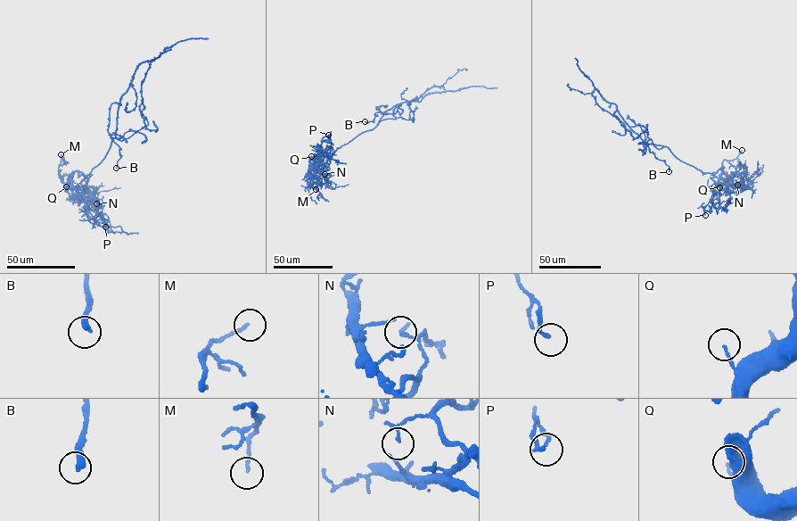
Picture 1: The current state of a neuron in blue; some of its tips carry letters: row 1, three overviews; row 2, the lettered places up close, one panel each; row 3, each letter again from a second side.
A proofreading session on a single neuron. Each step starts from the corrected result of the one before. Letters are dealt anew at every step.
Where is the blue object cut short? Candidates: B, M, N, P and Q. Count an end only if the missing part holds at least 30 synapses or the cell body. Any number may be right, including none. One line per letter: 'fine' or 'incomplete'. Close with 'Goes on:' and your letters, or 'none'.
B: fine
M: fine
N: fine
P: fine
Q: fine
Goes on: none

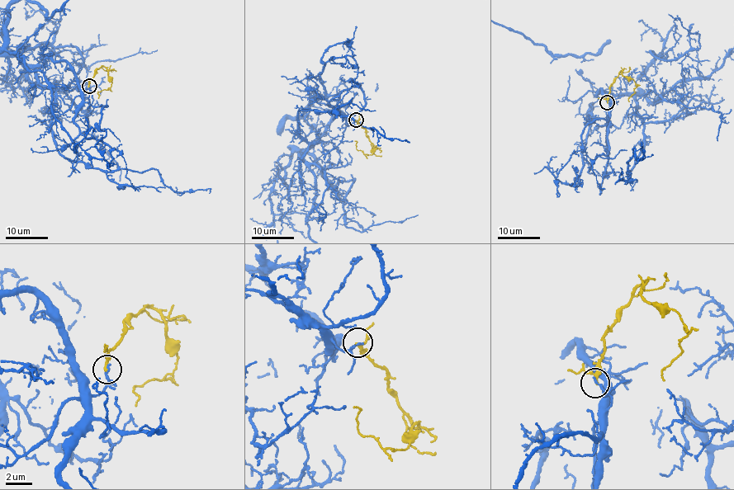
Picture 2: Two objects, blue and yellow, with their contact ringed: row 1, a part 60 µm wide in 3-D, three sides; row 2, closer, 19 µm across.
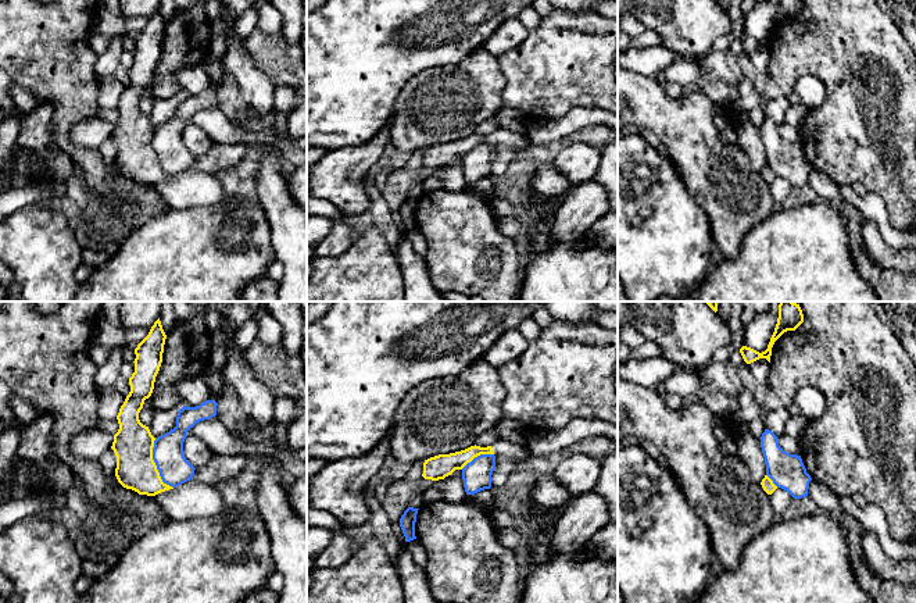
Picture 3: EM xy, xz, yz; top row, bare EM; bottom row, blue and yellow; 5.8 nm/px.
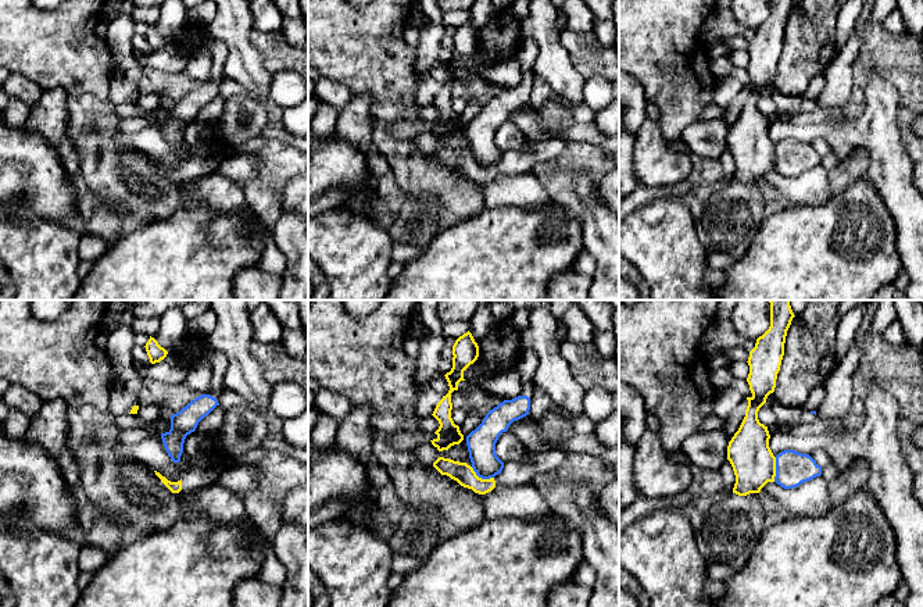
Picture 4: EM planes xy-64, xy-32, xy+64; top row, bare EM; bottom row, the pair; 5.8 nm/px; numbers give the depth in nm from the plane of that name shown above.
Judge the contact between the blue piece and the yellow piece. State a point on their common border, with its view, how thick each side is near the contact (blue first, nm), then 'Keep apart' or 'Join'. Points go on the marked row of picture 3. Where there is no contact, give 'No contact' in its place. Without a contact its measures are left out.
Touches blue at xy (156, 464). Thickness 180 nm (blue) against 220 nm. Keep apart

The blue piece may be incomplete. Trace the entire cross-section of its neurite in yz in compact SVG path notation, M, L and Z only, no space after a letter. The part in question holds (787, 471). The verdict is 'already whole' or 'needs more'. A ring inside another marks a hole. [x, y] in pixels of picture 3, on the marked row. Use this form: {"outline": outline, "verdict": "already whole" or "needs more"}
{"outline": "M765 429L761 447L766 464L766 475L777 488L787 490L794 499L808 496L811 475L802 463L801 456L790 454L779 446L777 436Z", "verdict": "already whole"}

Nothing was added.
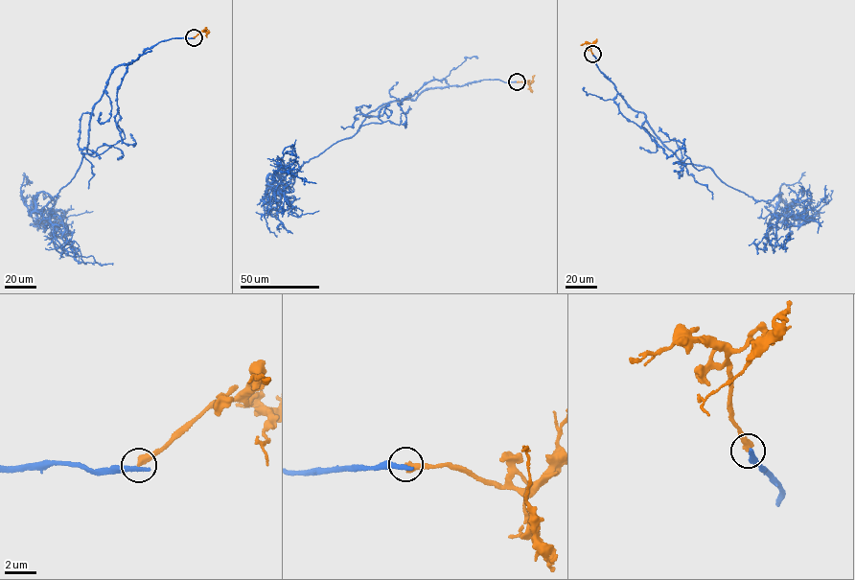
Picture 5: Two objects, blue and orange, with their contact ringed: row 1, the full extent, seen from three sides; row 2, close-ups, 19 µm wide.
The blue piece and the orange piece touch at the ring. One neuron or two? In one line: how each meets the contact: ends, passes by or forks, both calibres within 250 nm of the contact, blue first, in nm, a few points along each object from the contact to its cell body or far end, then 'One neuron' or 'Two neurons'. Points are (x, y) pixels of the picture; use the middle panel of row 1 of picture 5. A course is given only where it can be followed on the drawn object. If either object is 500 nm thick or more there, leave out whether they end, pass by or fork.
At the ring blue ends. At the ring orange ends. Thickness 380 nm (blue) against 440 nm. Course of blue: (517, 81), (385, 104), (304, 163), (289, 188), (267, 180), (281, 183), (280, 171), (314, 182). Course of orange: (517, 81), (530, 87), (529, 80). Two neurons

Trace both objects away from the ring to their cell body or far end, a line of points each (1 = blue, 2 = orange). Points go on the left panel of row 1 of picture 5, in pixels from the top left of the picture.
1: (193, 37), (115, 66), (79, 169), (54, 198), (37, 195), (30, 214), (54, 227), (57, 251), (112, 265)
2: (194, 37), (204, 31), (206, 37)

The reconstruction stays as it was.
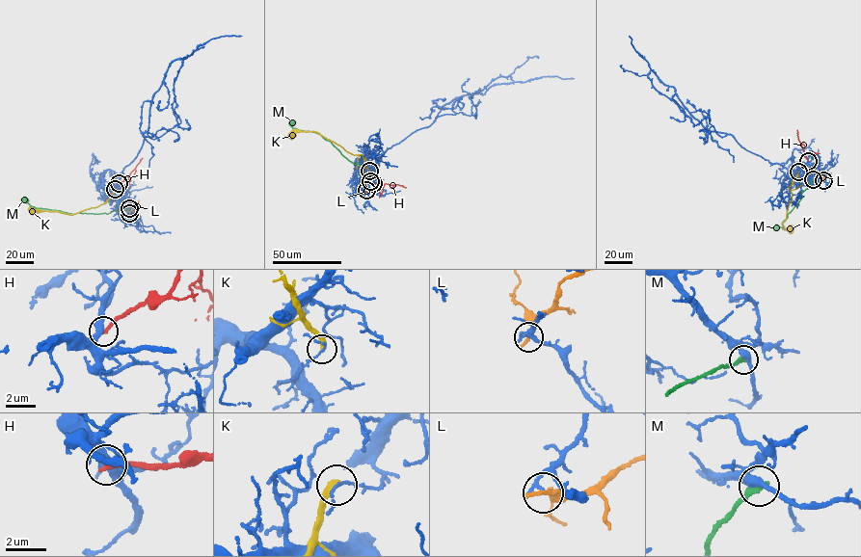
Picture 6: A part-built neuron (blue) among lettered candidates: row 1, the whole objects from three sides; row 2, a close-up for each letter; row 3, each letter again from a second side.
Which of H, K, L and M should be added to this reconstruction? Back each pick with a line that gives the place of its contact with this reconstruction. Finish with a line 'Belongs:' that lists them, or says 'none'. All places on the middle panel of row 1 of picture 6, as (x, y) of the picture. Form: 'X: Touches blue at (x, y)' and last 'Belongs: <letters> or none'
Belongs: none

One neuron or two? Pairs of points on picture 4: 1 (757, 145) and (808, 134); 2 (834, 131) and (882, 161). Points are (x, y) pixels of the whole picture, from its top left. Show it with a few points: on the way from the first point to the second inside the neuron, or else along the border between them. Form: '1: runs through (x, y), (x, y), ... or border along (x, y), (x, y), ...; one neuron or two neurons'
1: border along (769, 125), (769, 138), (775, 146); two neurons
2: runs through (847, 135), (861, 135), (875, 149); one neuron

